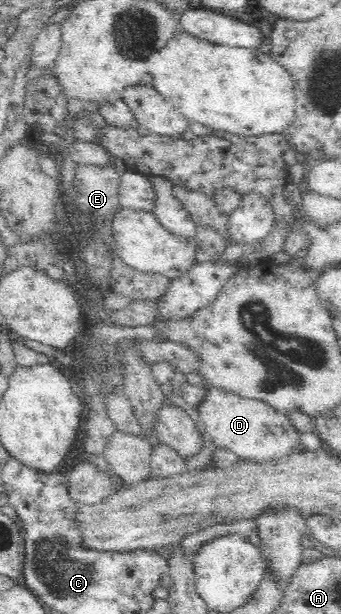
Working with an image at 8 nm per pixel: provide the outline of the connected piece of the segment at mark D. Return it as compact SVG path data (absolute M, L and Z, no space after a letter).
M207 389L202 405L196 408L199 424L212 438L212 444L235 454L235 459L264 462L301 452L300 435L290 417L260 400L249 400L222 390Z

